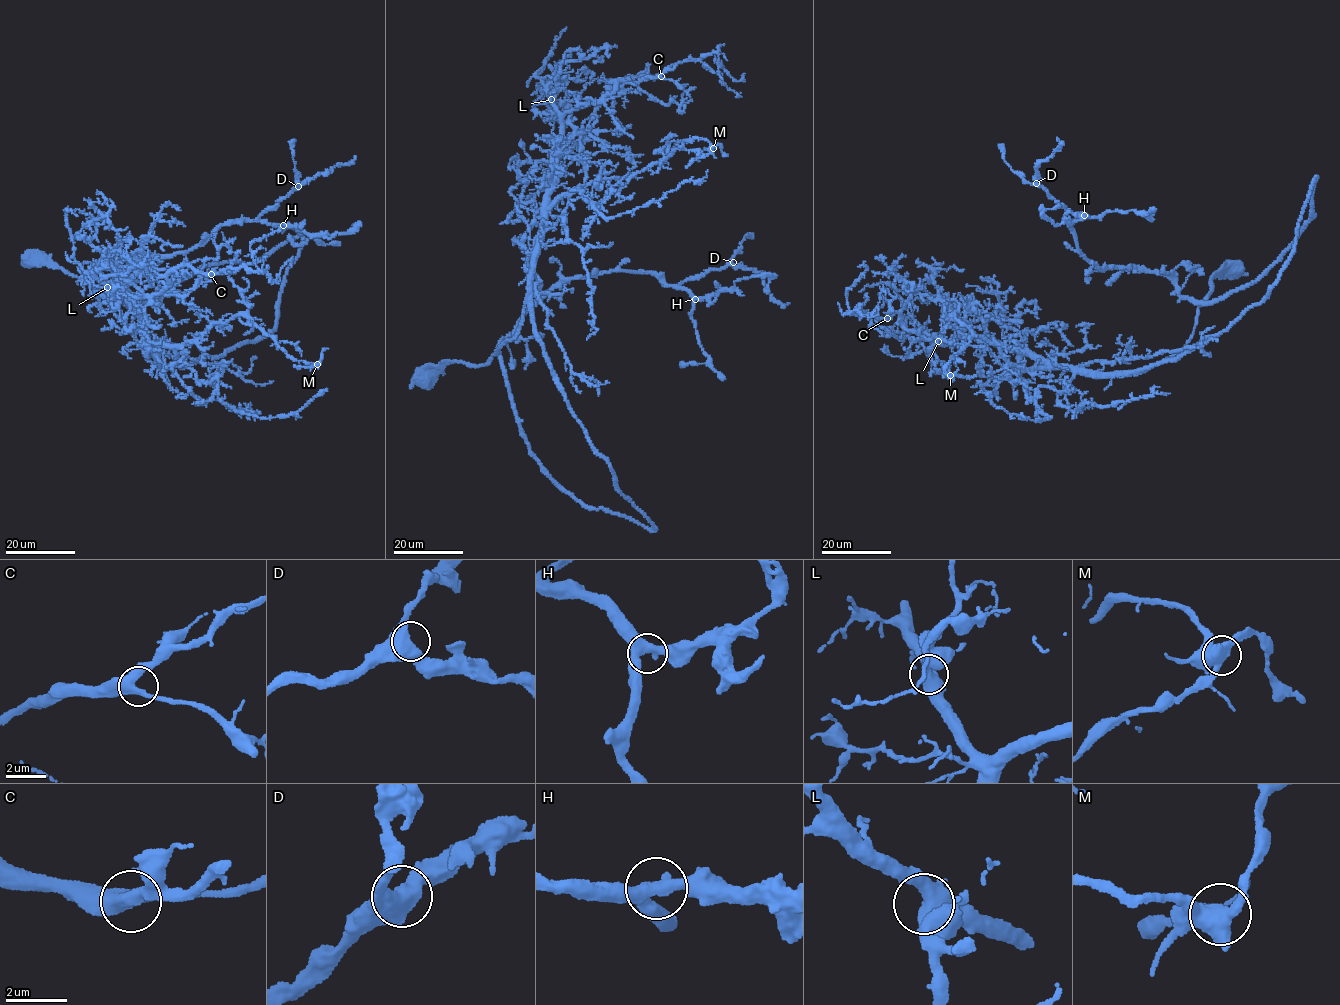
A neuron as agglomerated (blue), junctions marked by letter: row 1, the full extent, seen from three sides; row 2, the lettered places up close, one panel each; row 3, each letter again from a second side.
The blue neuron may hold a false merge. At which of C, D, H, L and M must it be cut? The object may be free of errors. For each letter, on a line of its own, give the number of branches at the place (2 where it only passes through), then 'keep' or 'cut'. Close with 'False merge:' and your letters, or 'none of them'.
C: branches 3; keep
D: branches 3; keep
H: branches 3; keep
L: branches 3; keep
M: branches 3; cut
False merge: M

